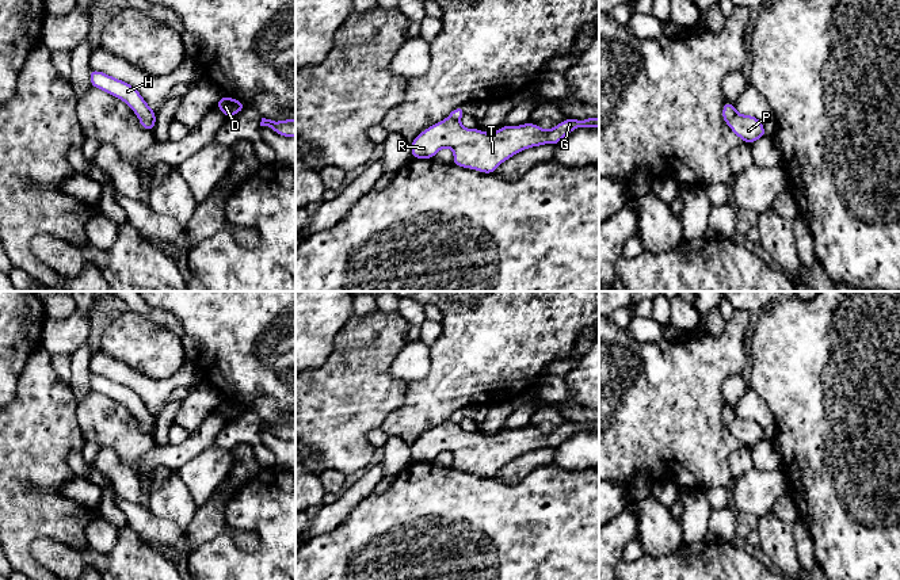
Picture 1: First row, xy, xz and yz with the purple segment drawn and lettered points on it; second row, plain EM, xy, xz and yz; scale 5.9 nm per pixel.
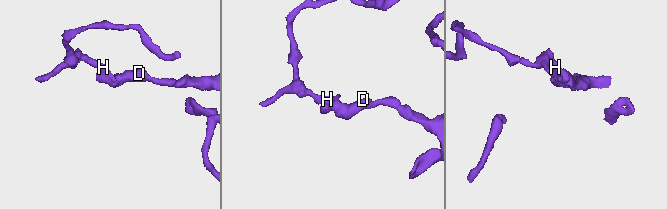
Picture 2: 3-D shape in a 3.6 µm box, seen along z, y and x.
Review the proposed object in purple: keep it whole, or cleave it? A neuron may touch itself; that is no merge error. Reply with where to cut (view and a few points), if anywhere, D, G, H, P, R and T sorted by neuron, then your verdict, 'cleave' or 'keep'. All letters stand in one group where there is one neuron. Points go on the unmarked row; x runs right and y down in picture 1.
cut xy (140, 422), (148, 423), (153, 430); groups D G P R T / H; cleave

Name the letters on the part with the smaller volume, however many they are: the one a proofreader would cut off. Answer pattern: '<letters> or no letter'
H

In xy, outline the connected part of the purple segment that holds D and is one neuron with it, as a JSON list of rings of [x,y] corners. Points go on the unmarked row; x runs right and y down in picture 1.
[[[224,398],[216,408],[226,420],[226,423],[240,415],[247,409],[233,401]]]

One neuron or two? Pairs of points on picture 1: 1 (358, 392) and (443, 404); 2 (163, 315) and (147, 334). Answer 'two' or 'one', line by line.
1: two
2: two

